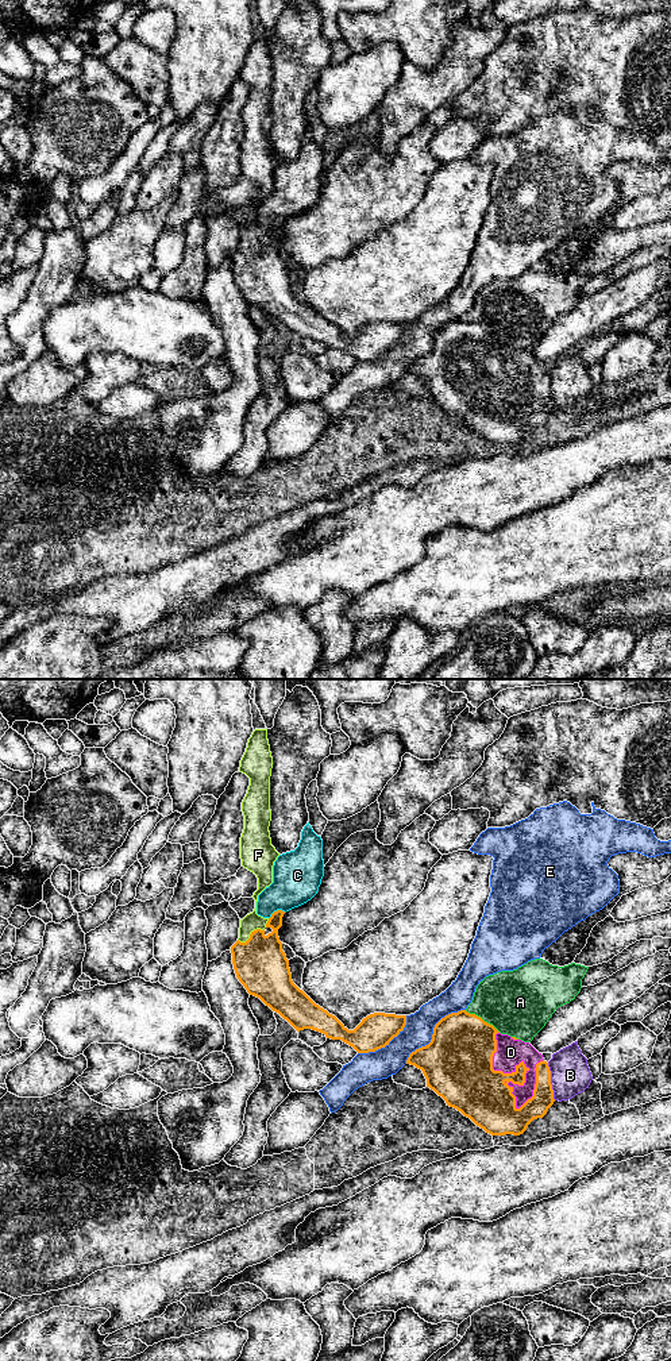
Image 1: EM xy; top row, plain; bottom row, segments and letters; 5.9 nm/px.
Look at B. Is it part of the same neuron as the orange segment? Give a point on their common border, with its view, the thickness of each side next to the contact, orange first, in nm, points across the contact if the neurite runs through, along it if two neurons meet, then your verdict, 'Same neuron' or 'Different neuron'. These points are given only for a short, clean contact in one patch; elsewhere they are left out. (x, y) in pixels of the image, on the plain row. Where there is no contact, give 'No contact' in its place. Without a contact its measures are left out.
Touches orange at xy (550, 390). Thickness 130 nm (orange) against 240 nm. Different neuron

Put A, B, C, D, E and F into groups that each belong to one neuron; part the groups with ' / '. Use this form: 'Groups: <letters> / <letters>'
Groups: A / B / C / D F / E

